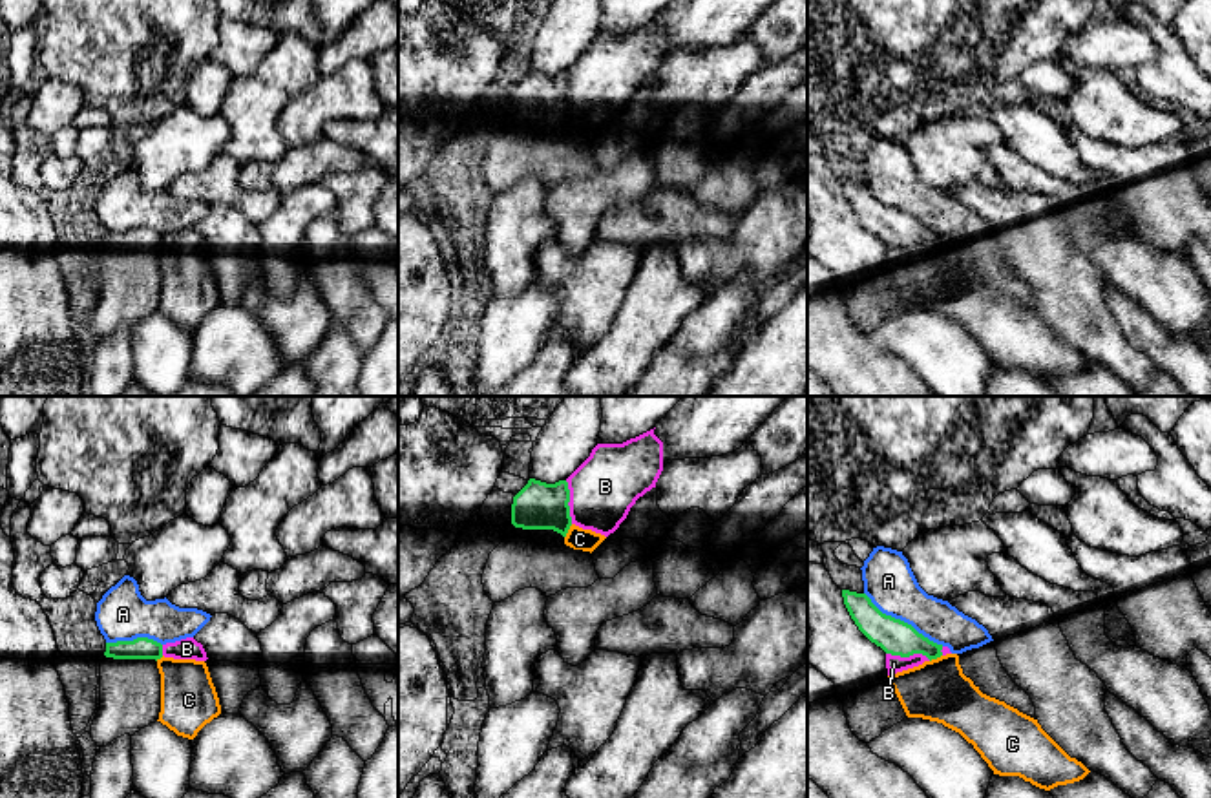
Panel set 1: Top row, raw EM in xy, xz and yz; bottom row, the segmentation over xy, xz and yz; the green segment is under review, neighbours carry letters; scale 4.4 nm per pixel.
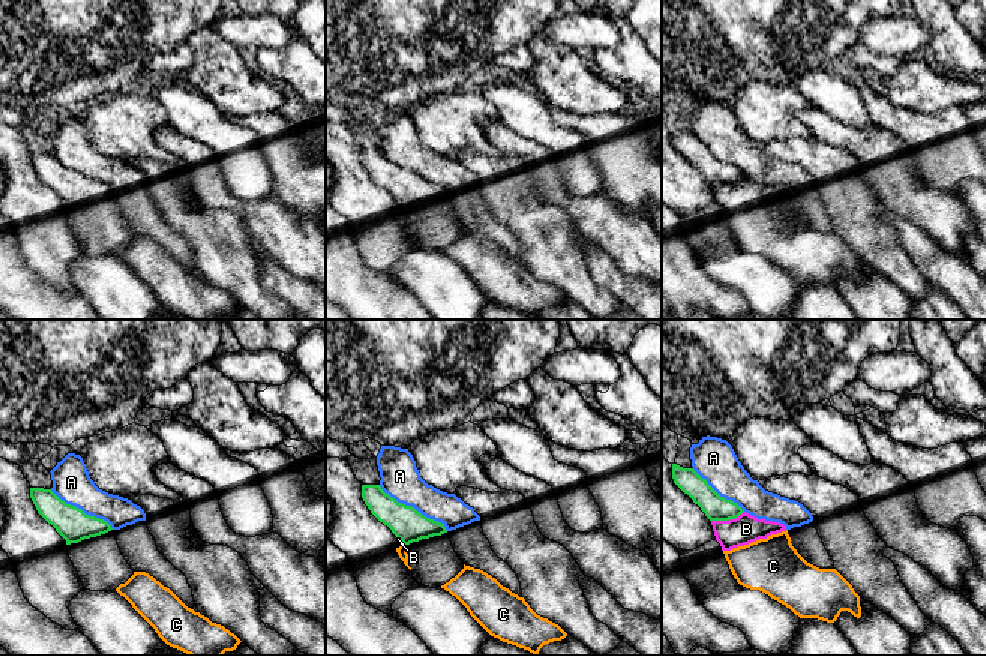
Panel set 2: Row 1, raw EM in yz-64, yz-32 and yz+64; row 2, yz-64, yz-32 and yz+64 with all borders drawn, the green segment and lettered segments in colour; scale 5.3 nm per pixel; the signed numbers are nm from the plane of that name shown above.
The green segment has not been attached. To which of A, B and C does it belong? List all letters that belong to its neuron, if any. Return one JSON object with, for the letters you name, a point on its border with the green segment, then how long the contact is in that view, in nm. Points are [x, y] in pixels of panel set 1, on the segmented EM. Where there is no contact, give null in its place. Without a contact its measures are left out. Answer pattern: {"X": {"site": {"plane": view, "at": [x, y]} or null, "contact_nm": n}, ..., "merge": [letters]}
{"merge": []}

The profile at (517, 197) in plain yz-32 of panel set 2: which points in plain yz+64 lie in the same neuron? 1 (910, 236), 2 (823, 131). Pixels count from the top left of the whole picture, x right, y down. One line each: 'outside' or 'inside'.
1: outside
2: outside

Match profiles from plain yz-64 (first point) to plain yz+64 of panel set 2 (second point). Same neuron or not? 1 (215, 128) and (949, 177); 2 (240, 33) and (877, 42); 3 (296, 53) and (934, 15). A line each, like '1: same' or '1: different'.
1: different
2: same
3: same

